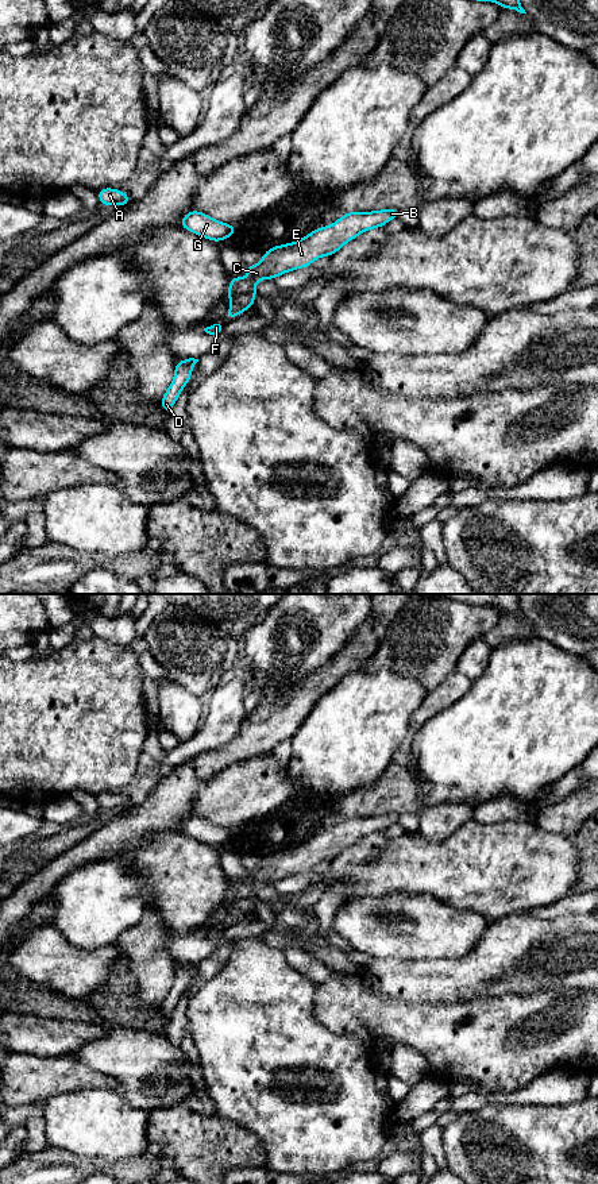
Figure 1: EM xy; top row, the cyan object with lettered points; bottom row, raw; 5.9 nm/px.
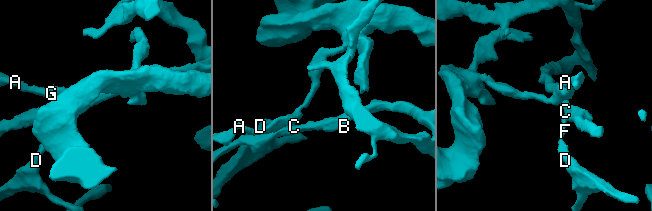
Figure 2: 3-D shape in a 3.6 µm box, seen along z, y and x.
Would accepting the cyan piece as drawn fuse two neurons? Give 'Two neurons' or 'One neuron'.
Two neurons

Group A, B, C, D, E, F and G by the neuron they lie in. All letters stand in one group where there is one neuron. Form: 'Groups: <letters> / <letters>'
Groups: A B C E G / D F

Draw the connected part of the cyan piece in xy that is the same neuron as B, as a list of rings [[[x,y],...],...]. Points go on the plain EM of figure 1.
[[[397,813],[370,817],[348,815],[331,830],[313,834],[300,845],[269,853],[261,867],[247,869],[247,882],[231,880],[225,900],[232,903],[239,898],[255,896],[258,886],[274,884],[285,878],[308,872],[321,861],[331,861],[360,838],[382,833],[390,825],[397,824],[398,818]]]

